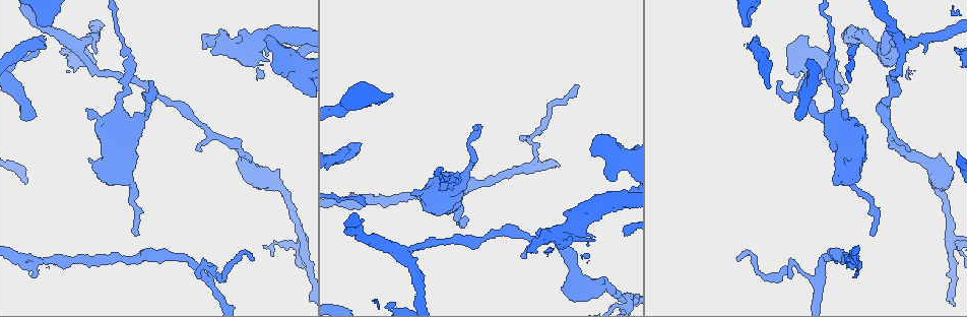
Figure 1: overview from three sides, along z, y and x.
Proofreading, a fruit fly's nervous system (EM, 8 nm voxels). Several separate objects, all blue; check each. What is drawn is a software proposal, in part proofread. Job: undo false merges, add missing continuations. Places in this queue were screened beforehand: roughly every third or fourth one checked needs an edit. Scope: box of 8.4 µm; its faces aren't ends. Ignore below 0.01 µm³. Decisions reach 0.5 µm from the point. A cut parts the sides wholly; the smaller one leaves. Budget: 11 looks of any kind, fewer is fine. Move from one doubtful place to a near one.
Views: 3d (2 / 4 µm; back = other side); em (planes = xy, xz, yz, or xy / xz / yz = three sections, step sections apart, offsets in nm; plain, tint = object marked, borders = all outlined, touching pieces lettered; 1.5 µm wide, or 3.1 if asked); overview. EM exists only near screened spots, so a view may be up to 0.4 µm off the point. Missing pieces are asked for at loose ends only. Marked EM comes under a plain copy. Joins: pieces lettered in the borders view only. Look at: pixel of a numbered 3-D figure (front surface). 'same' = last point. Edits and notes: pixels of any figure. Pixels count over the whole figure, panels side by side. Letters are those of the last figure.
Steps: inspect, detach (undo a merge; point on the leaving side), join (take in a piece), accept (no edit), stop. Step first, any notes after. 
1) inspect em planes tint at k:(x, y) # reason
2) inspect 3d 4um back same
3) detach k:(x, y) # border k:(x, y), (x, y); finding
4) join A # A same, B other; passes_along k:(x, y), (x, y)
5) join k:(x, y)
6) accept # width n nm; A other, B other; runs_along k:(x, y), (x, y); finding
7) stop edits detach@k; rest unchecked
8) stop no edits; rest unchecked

inspect em xy step 8 tint at 1:(31, 276) # branch stops here

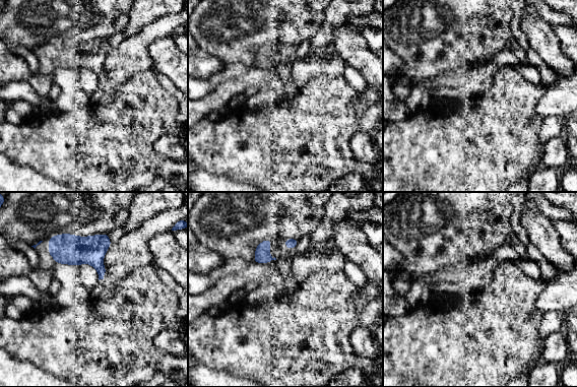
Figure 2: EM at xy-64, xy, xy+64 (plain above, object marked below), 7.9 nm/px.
inspect em planes borders same

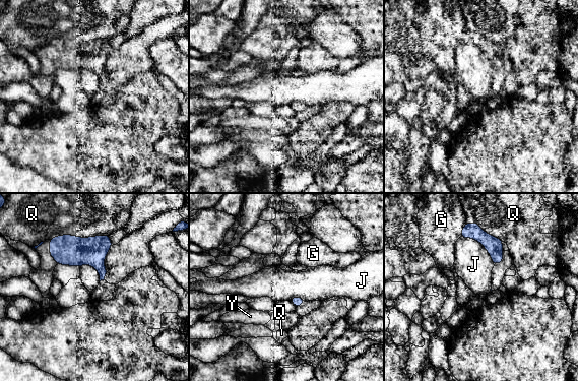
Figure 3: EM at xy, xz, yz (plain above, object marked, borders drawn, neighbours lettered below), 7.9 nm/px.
accept # longest_contact Q 480 nm; G other, J other, Q other, Y other; border 3:(460, 236), (475, 239), (494, 265); none of them fits

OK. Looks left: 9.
inspect em planes borders at 1:(87, 110) # free end

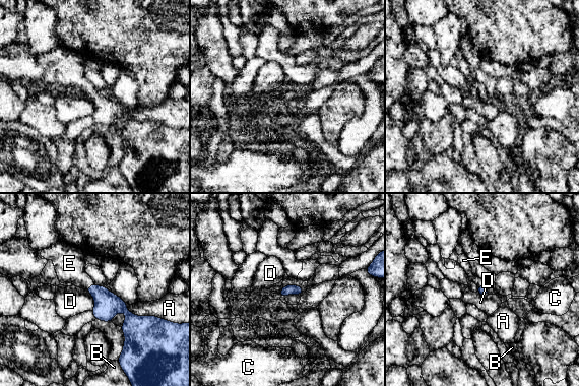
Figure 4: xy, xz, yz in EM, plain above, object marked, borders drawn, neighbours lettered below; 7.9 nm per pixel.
join E # longest_contact A 280 nm; A other, B other, C other, D other, E same; it goes on there

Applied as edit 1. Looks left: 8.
inspect em yz step 4 borders at 1:(148, 82) # tapers out

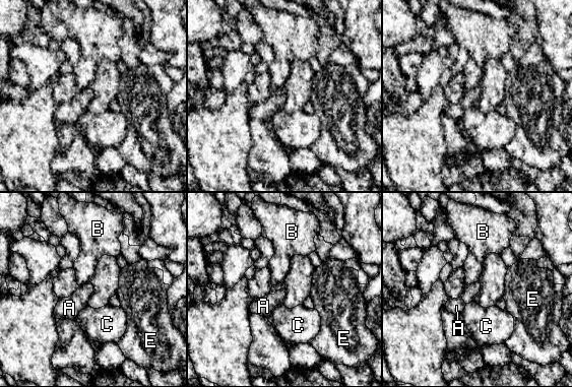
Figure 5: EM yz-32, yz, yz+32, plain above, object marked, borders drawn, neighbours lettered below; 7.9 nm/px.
inspect em planes borders same

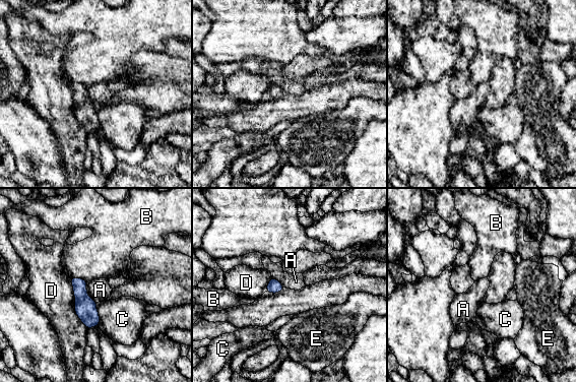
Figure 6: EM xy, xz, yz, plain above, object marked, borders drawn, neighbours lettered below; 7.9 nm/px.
accept # A other, B other, C other, D other, E other; no lettered piece goes on from it

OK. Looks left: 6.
inspect em xz step 8 tint at 1:(852, 34) # sudden change in width

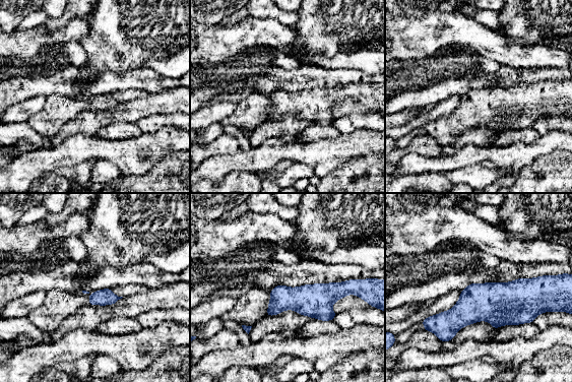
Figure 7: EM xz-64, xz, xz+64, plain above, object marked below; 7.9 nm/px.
inspect em planes borders same # another direction

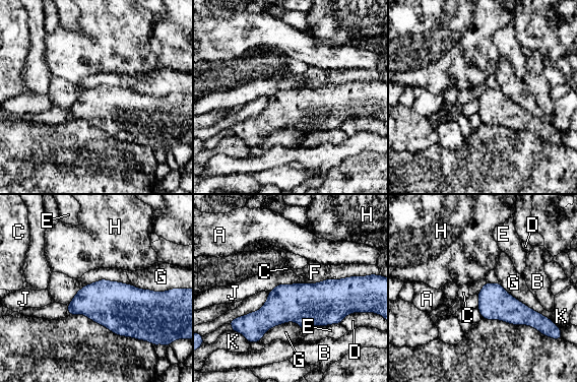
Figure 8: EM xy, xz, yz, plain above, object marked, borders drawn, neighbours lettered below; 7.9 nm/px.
accept # longest_contact F 500 nm; A other, B other, C other, D other, E other, F other, G other, H other, J other, K other; border 8:(302, 328), (284, 322), (259, 340); all the same cell

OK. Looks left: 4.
stop edits join@4; rest unchecked

